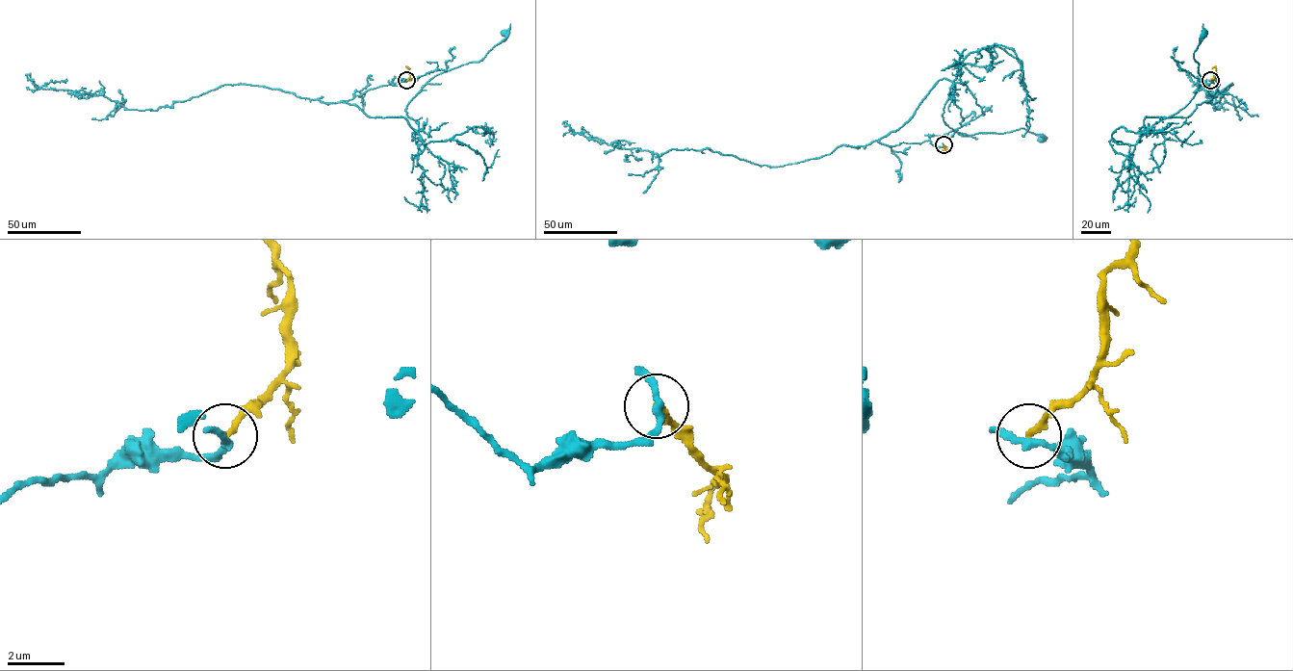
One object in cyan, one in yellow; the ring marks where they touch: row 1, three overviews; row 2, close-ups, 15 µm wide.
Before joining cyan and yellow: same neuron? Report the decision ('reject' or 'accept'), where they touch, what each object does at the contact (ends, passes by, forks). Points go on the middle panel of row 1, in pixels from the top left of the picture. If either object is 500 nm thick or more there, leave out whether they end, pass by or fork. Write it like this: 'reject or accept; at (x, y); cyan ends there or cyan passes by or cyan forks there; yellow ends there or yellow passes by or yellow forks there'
reject; at (943, 144); cyan passes by; yellow ends there

